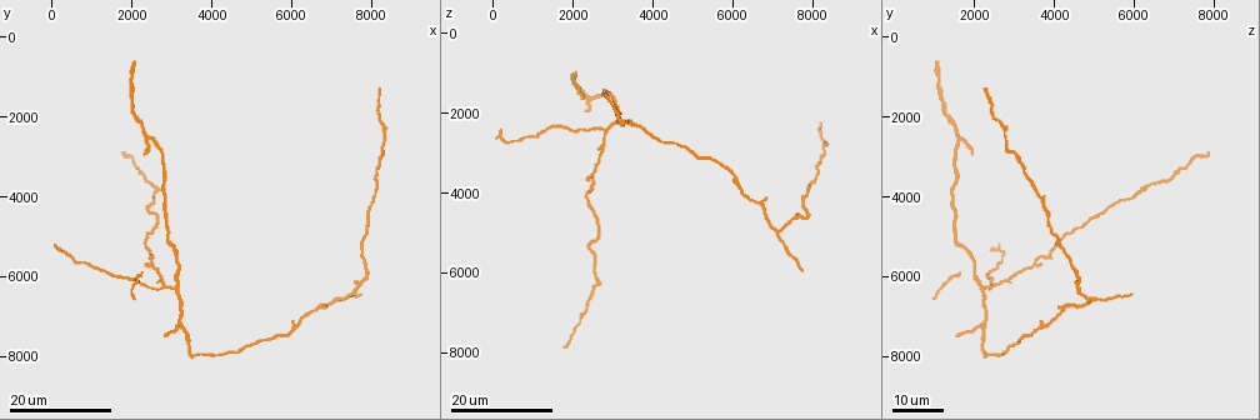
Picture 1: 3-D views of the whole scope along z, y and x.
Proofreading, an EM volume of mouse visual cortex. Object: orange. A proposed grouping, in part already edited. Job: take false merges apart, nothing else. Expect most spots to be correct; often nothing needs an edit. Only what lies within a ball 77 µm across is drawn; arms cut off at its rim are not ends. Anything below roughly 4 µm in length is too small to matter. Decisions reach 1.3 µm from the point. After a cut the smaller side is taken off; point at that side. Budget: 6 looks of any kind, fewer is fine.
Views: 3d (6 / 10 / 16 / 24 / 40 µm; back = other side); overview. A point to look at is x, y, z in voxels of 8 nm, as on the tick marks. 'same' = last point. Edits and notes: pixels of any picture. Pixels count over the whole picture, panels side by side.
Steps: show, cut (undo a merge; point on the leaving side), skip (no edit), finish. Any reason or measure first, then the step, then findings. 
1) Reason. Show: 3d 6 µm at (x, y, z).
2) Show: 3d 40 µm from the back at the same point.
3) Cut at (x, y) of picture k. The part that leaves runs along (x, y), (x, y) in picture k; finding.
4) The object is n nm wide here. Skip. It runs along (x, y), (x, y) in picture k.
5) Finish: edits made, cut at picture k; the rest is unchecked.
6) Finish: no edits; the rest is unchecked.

Small branch off a trunk. Show: 3d 16 µm at (3250, 7150, 2250).

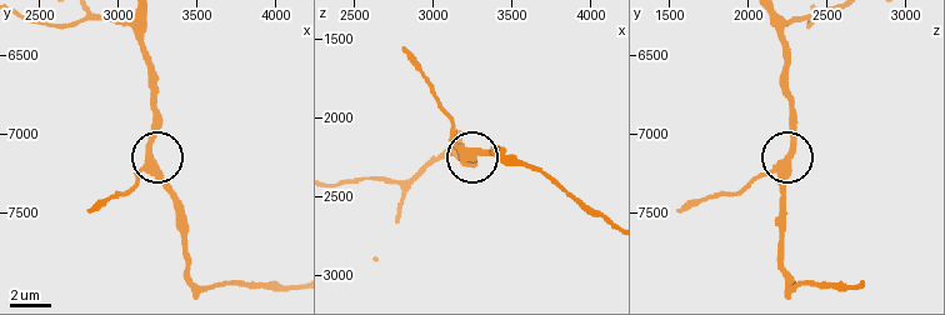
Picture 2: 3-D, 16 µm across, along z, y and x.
Closer look. Show: 3d 10 µm at (3200, 7180, 2220).

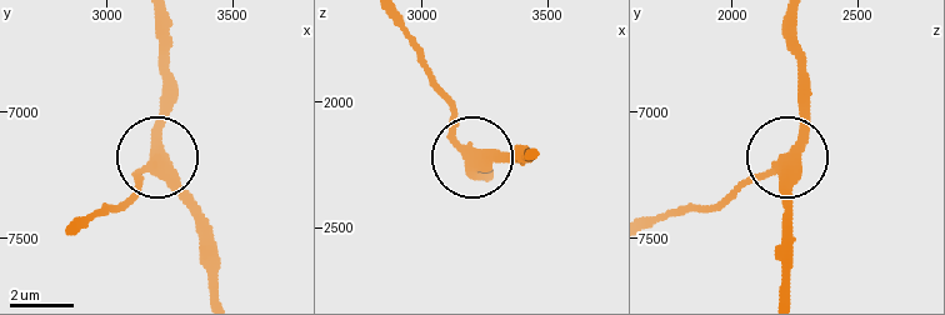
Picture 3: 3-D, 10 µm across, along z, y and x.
Show: 3d 6 µm at (3200, 7200, 2220).

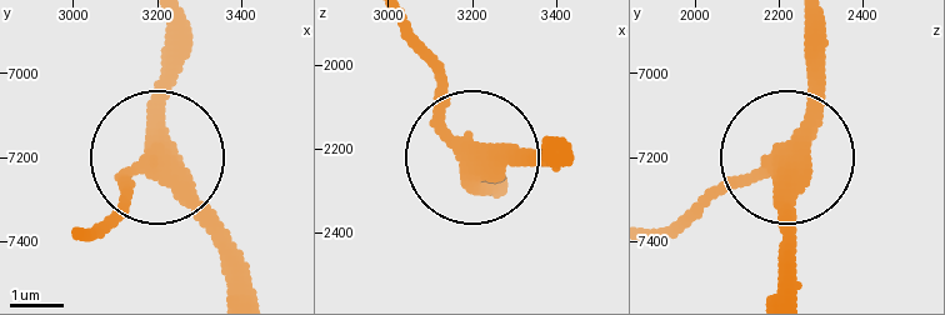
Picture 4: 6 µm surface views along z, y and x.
The object is 360 nm wide here. Skip. It runs along (566, 154), (459, 141), (424, 51) in picture 4; all the same neuron.

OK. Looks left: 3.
Two arms in line, one across. Show: 3d 24 µm at (2750, 6250, 2500).

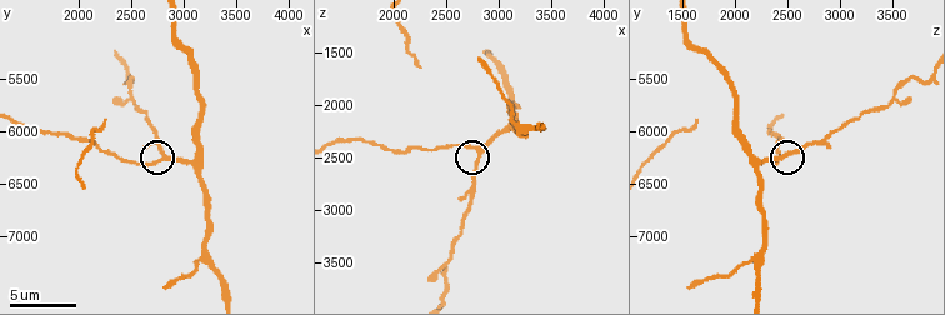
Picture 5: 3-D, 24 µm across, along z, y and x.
Zoom in. Show: 3d 10 µm at (2820, 6220, 2460).

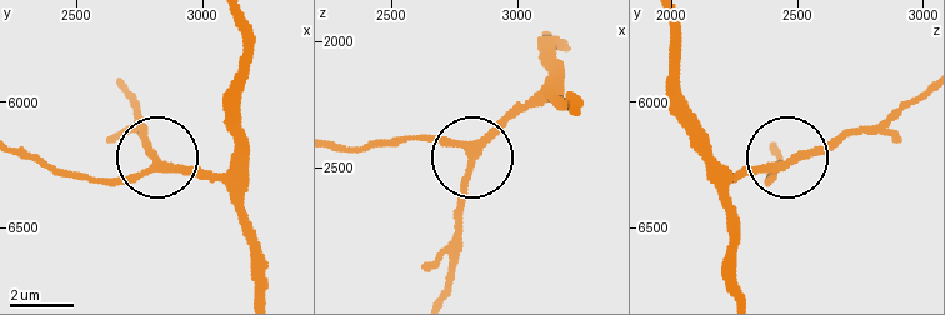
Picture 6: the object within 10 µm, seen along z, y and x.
The side arm is 28 µm long; 3 arms meet here. Skip. One neuron here.

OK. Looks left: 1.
Finish: no edits; the rest is unchecked.

